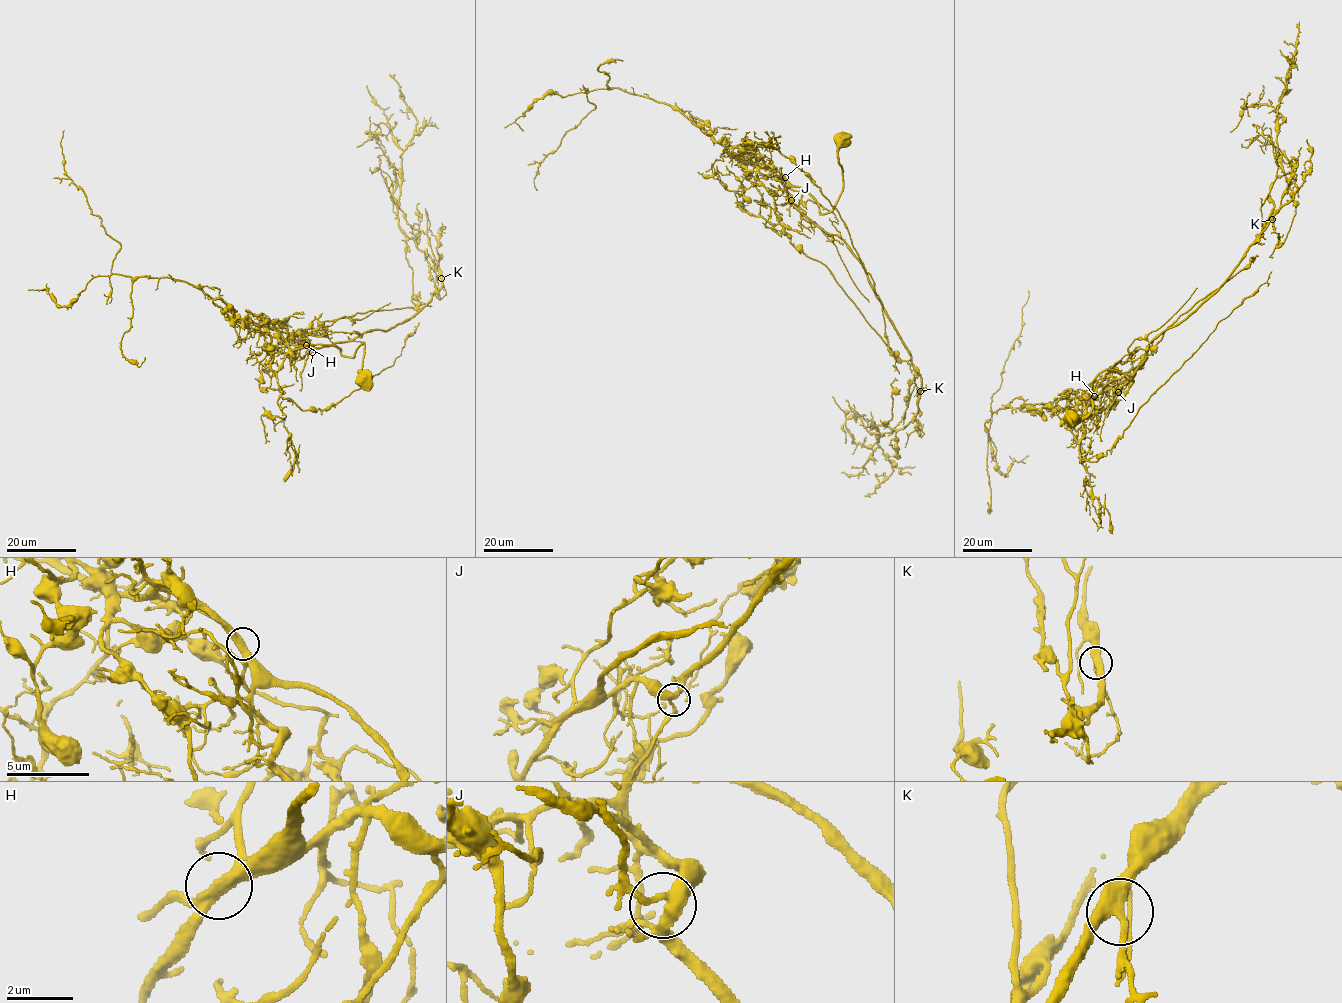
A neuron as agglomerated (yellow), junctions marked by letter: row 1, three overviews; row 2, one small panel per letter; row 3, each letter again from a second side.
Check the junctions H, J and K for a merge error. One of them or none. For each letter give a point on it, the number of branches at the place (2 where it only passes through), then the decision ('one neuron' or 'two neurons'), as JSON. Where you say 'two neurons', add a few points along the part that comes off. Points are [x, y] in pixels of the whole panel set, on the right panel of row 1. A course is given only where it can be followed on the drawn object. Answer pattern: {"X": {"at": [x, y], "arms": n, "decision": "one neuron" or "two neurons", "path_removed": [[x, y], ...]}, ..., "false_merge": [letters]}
{"H": {"at": [1094, 396], "arms": 3, "decision": "one neuron"}, "J": {"at": [1118, 392], "arms": 3, "decision": "one neuron"}, "K": {"at": [1272, 219], "arms": 3, "decision": "one neuron"}, "false_merge": []}

